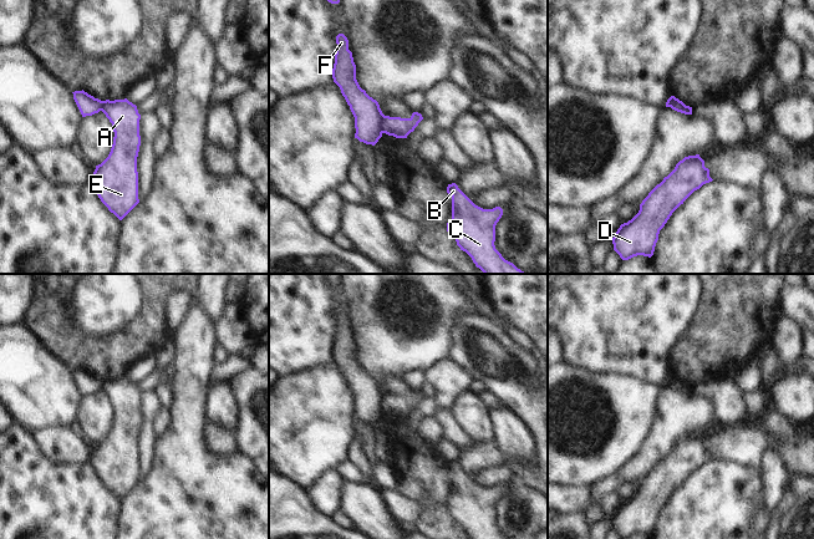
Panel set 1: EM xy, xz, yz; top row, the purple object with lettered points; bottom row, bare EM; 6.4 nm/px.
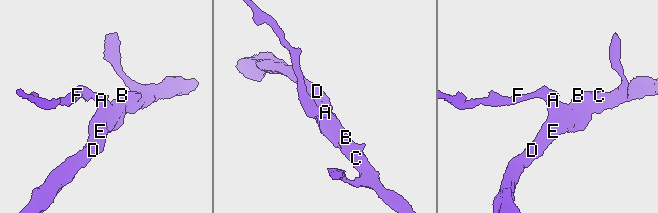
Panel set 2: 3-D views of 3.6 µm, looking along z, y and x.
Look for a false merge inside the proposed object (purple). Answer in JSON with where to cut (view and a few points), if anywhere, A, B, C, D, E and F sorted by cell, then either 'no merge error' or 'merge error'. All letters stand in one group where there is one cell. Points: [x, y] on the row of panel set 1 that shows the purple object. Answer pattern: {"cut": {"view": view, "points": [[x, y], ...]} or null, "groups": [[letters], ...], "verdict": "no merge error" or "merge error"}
{"cut": {"view": "xz", "points": [[385, 116], [381, 123], [381, 132]]}, "groups": [["A", "B", "C", "D", "E"], ["F"]], "verdict": "merge error"}

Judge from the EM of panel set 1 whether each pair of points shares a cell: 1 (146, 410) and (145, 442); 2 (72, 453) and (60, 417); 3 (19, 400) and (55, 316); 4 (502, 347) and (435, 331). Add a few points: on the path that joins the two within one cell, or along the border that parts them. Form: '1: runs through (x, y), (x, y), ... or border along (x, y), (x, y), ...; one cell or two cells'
1: runs through (146, 417), (146, 435); one cell
2: border along (69, 426), (55, 426), (34, 431); two cells
3: border along (23, 323), (64, 364); two cells
4: border along (468, 311), (451, 329), (447, 357); two cells

